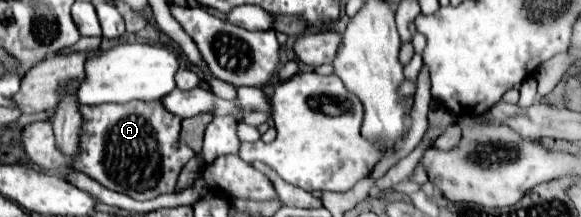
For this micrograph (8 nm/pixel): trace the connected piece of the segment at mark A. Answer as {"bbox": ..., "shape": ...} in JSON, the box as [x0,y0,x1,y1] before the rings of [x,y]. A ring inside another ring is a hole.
{"bbox":[75,100,195,200],"shape":[[[161,100],[81,106],[81,114],[81,156],[75,168],[95,178],[101,186],[123,192],[133,200],[151,200],[159,194],[173,192],[181,168],[195,156],[189,146],[177,144],[181,118],[163,110]]]}

